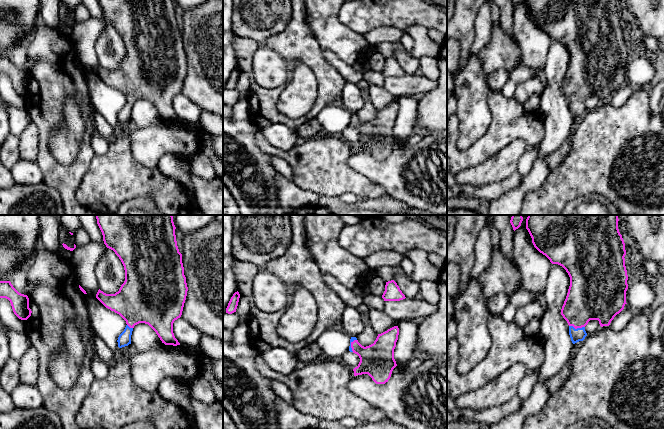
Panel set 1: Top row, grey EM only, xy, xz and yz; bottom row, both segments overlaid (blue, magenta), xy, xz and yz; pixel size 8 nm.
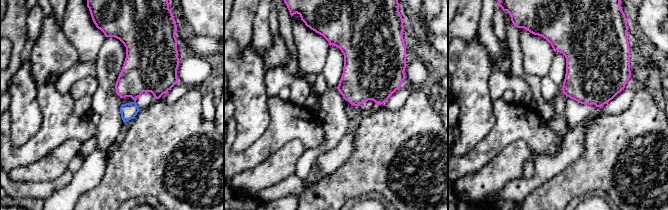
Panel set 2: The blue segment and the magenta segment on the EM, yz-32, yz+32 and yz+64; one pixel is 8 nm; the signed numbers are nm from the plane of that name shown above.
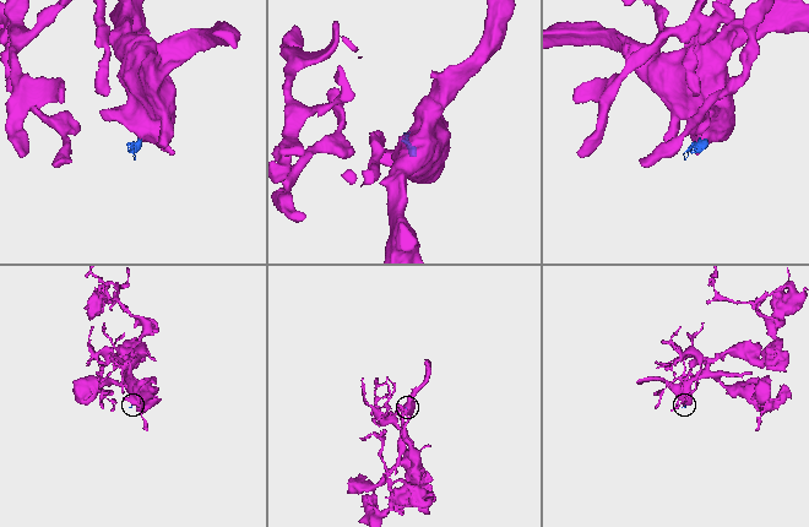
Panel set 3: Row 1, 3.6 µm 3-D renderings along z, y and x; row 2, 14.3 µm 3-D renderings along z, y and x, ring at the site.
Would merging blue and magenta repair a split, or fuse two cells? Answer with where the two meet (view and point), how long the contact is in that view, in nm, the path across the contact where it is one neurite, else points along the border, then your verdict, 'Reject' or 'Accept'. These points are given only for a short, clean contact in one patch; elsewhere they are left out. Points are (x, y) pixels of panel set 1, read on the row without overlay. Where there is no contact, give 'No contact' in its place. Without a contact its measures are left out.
Touches blue at yz (577, 104). Shared border 130 nm. Path across: yz (579, 110), (577, 104), (577, 86), (587, 75). Accept

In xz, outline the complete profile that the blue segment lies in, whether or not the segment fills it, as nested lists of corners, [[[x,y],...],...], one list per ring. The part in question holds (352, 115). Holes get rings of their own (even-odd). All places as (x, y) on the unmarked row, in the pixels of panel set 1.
[[[394,102],[378,110],[373,120],[362,122],[356,113],[351,113],[349,127],[357,130],[360,138],[353,145],[354,152],[368,150],[376,160],[385,160],[397,142],[394,125],[398,116],[399,104]]]

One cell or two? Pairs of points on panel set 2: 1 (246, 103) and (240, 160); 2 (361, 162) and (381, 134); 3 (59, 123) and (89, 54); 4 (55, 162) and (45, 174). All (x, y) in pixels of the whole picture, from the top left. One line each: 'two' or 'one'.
1: two
2: one
3: two
4: one

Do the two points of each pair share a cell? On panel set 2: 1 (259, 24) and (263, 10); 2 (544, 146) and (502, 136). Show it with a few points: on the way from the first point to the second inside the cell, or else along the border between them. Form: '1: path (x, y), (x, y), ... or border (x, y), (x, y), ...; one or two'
1: path (261, 21), (262, 13); one
2: path (534, 136), (531, 133), (512, 133); one

